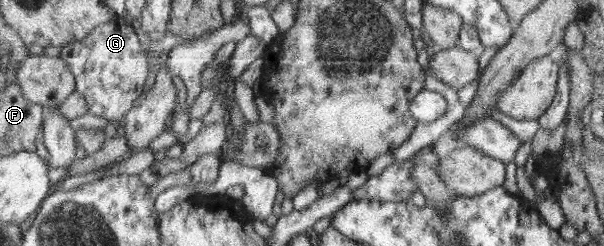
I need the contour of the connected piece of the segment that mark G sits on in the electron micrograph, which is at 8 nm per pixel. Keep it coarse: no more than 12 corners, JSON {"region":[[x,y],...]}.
{"region":[[115,16],[62,48],[90,113],[120,125],[149,59]]}

